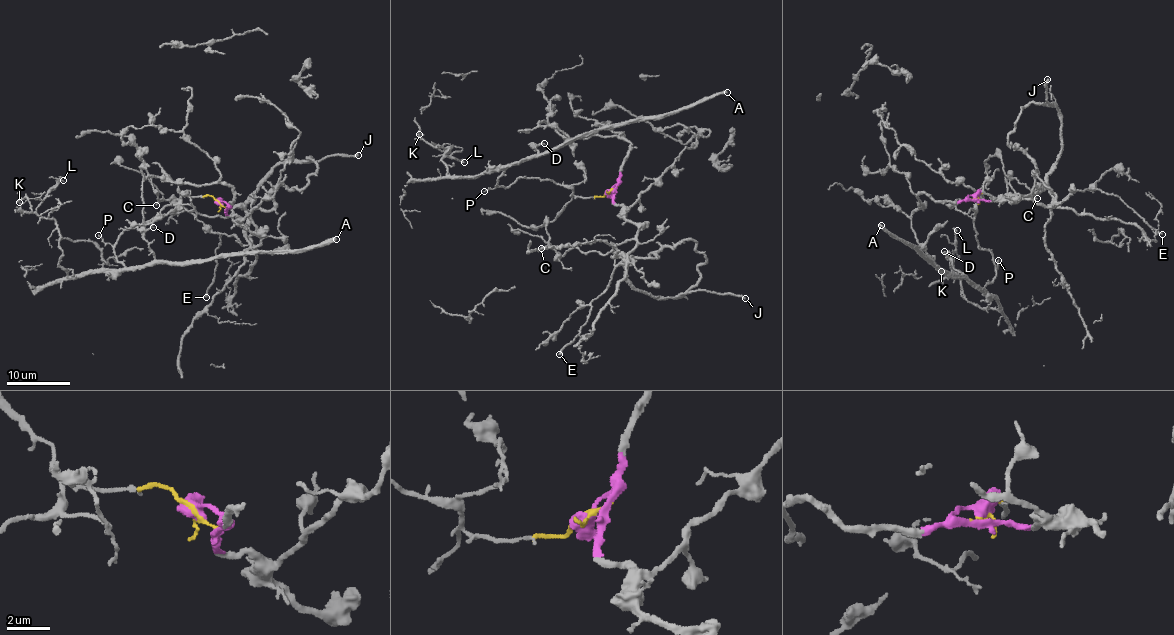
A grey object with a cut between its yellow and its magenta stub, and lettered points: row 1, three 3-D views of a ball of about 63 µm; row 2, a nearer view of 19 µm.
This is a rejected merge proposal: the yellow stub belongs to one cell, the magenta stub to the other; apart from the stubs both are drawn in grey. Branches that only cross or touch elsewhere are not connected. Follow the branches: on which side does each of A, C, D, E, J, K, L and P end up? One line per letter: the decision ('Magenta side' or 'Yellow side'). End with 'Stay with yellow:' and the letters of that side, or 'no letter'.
A: Yellow side
C: Magenta side
D: Yellow side
E: Magenta side
J: Magenta side
K: Yellow side
L: Yellow side
P: Yellow side
Stay with yellow: A, D, K, L, P

